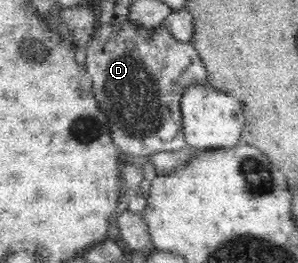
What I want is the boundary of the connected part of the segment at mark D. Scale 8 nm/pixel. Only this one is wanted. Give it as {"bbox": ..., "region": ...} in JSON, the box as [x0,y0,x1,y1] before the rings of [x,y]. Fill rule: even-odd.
{"bbox":[86,23,209,157],"region":[[[129,23],[103,25],[87,47],[86,65],[95,81],[95,97],[113,125],[113,139],[120,152],[137,157],[155,155],[163,151],[180,151],[188,147],[183,133],[181,100],[192,86],[207,86],[209,70],[197,47],[182,43],[167,27],[142,28]]]}

